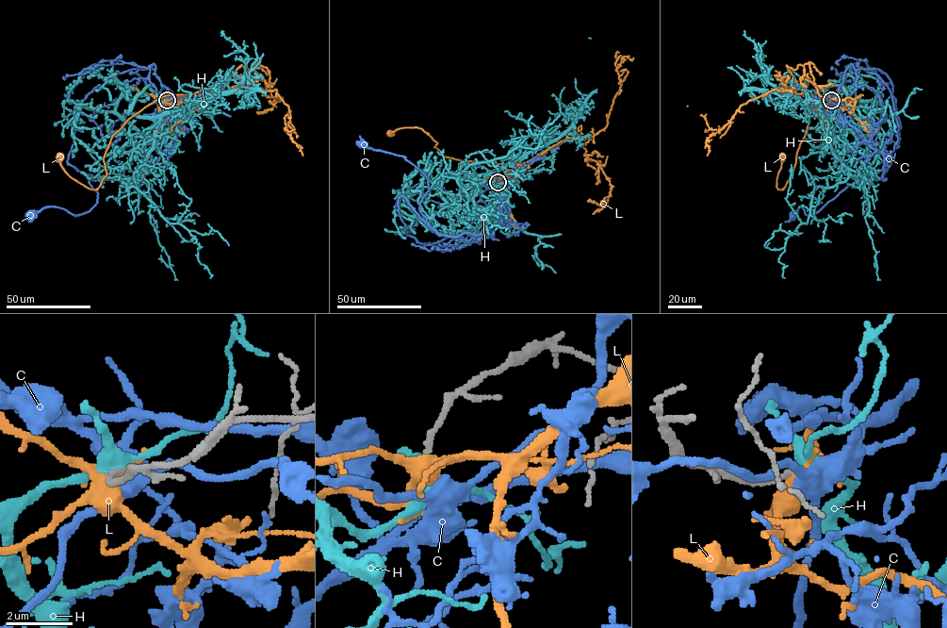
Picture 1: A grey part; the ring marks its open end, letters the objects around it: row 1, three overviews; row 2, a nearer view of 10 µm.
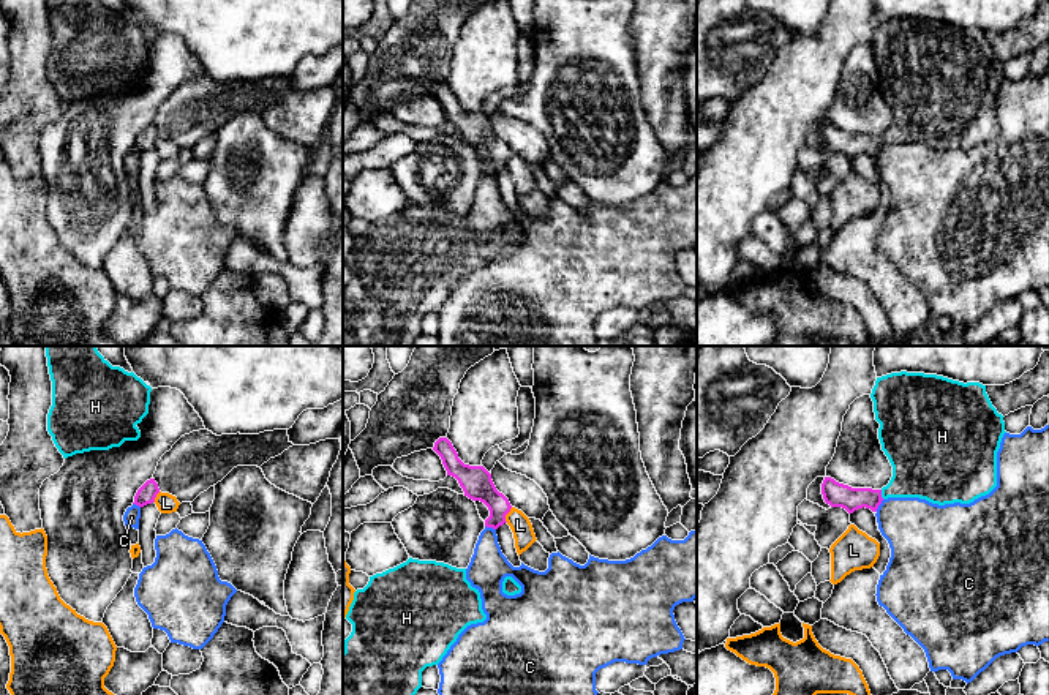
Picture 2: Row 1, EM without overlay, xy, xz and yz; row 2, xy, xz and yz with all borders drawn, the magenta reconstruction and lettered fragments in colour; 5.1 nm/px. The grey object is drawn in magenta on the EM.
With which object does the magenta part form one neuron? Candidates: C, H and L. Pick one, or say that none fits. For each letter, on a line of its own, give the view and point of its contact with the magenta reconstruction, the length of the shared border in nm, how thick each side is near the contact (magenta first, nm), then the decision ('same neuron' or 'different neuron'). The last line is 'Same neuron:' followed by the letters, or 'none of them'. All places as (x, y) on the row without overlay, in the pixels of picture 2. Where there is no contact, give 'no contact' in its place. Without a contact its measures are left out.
C: yz (879, 150) | 80 nm | 130/320 nm | different neuron
H: yz (880, 141) | 50 nm | 130/300 nm | same neuron
L: xz (506, 160) | 90 nm | 160/110 nm | different neuron
Same neuron: H

